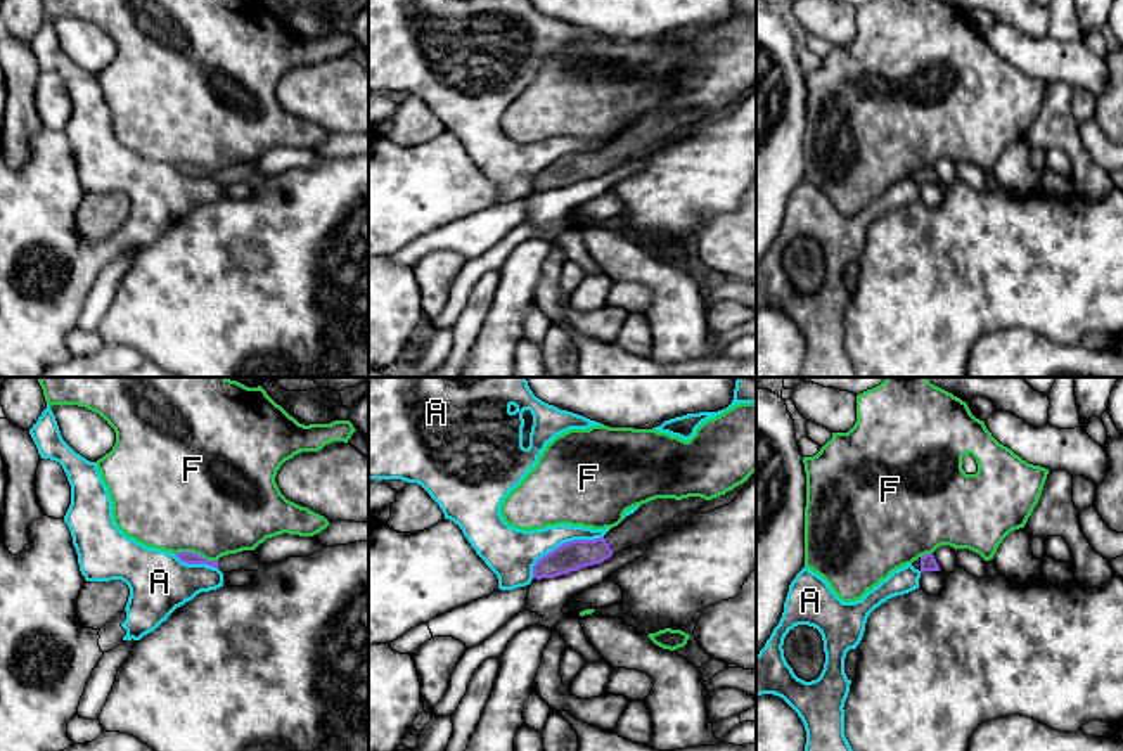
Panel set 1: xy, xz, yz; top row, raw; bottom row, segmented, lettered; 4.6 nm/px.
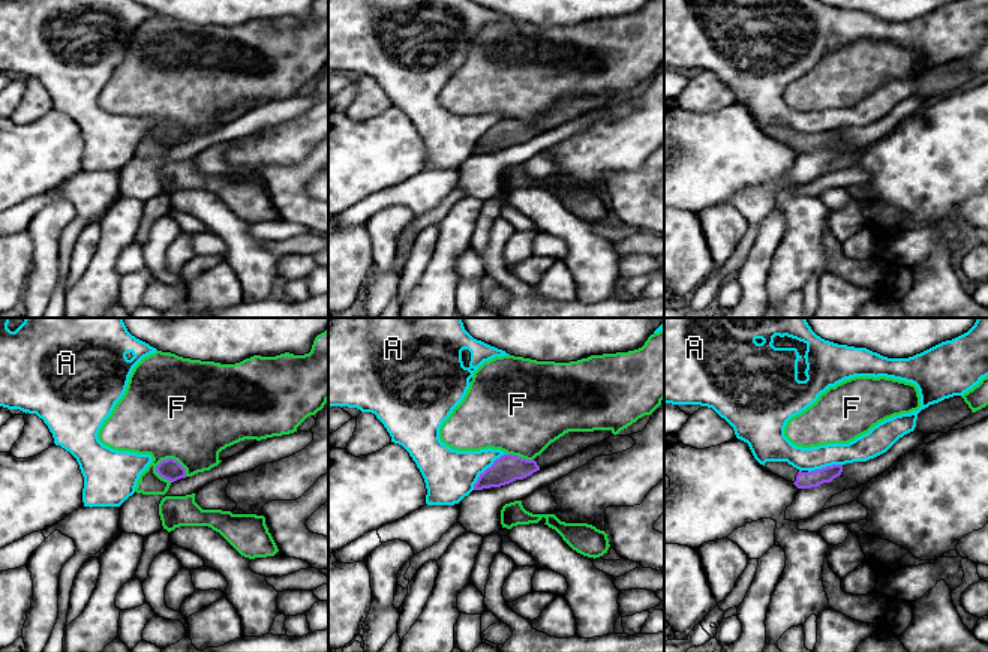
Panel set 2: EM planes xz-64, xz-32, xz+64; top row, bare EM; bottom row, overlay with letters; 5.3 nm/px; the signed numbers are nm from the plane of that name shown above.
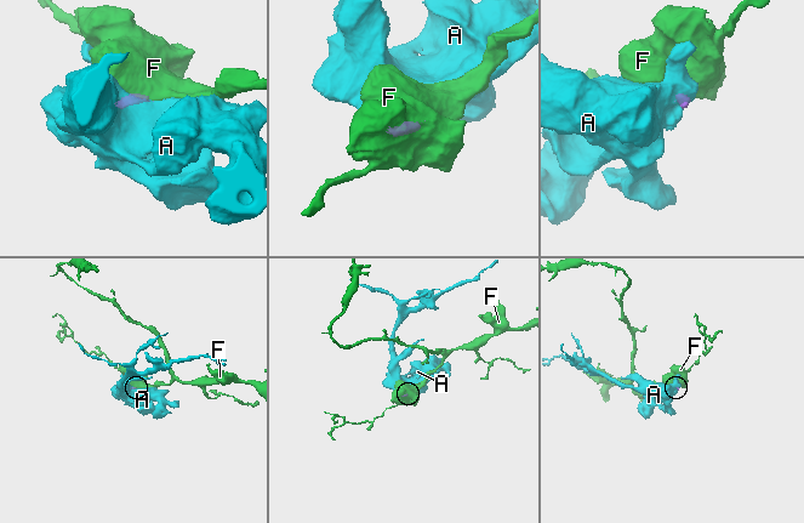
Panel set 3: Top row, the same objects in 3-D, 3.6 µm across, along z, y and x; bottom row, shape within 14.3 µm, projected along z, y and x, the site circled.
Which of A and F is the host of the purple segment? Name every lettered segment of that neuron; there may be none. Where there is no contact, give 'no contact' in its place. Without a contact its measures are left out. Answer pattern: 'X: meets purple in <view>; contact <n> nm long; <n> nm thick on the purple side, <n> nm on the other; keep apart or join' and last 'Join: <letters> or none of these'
A: meets purple in xz; contact 380 nm long; 140 nm thick on the purple side, 240 nm on the other; keep apart
F: meets purple in xy; contact 200 nm long; 60 nm thick on the purple side, 500 nm on the other; keep apart
Join: none of these

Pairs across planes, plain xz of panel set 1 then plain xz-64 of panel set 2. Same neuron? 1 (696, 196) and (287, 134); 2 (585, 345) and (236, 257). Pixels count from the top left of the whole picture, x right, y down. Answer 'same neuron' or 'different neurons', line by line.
1: same neuron
2: different neurons

